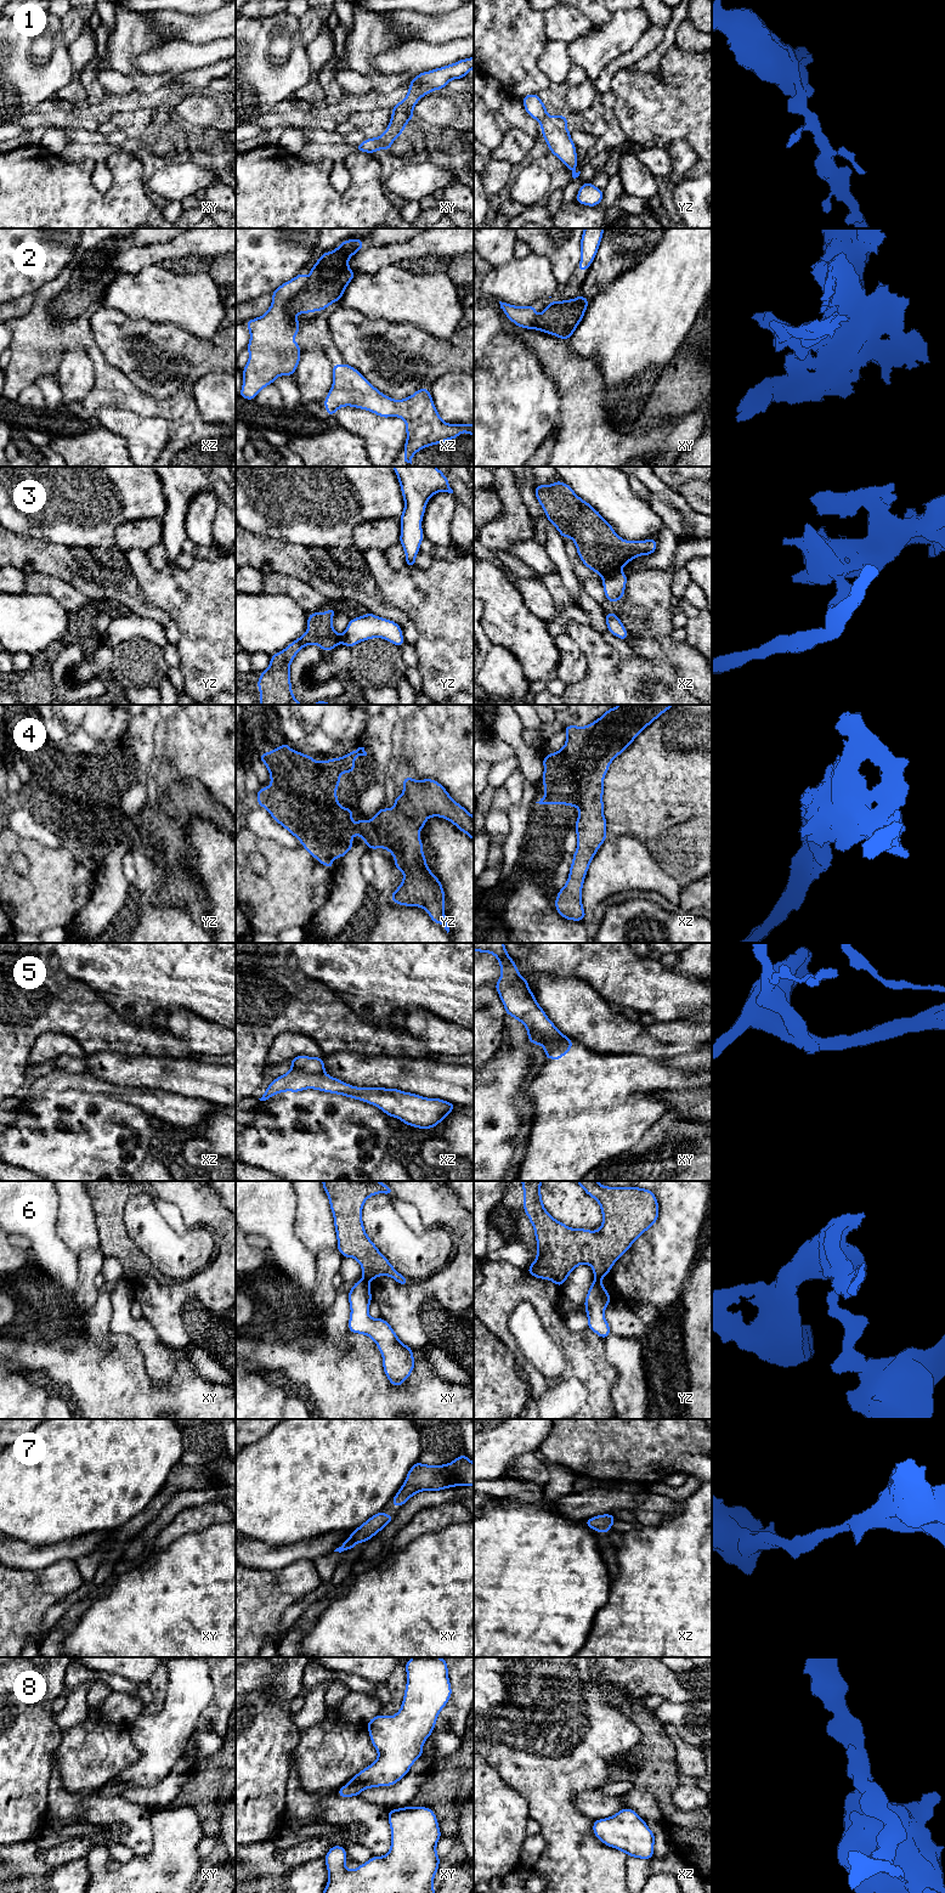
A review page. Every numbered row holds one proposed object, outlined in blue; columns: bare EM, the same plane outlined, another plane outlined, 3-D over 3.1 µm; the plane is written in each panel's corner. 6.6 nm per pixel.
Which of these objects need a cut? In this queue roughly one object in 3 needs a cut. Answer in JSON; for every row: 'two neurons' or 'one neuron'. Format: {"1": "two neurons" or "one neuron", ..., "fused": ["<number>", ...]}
{"1": "one neuron", "2": "two neurons", "3": "two neurons", "4": "one neuron", "5": "two neurons", "6": "two neurons", "7": "one neuron", "8": "one neuron", "fused": ["2", "3", "5", "6"]}

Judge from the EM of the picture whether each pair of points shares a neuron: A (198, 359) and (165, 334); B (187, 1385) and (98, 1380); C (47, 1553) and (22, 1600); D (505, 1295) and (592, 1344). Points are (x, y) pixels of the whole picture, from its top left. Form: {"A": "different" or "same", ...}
{"A": "same", "B": "same", "C": "different", "D": "same"}

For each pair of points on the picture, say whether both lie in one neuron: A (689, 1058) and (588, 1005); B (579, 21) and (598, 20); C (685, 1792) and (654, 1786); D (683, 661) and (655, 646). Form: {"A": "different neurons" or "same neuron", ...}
{"A": "different neurons", "B": "different neurons", "C": "different neurons", "D": "same neuron"}

